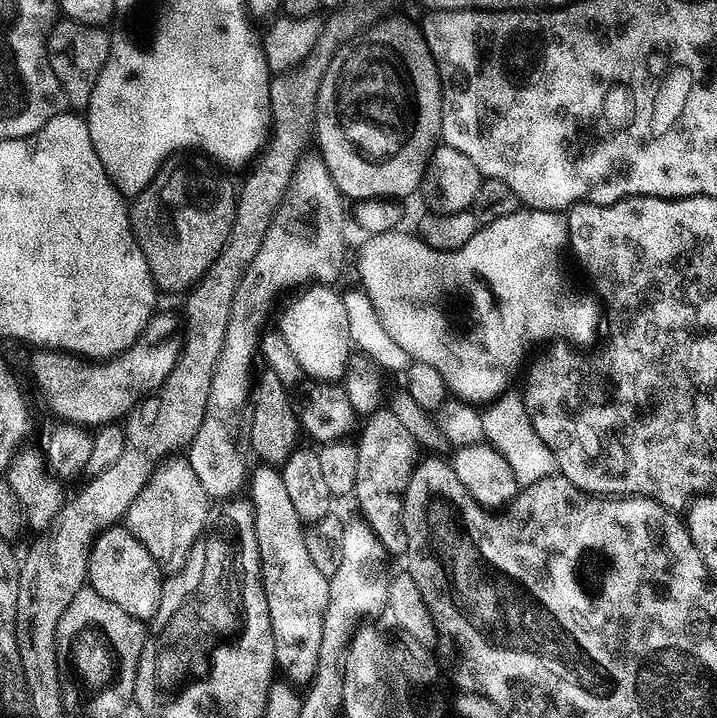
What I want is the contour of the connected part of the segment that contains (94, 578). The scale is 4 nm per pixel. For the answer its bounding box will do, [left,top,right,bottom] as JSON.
[87,526,162,622]

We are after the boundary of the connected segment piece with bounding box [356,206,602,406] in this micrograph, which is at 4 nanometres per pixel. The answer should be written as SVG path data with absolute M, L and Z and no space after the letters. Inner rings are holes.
M521 207L514 214L508 214L506 218L498 218L494 222L477 227L474 238L470 238L470 242L466 242L466 246L462 246L453 252L439 252L430 246L426 246L426 242L422 242L419 236L411 231L408 231L409 233L400 231L380 232L367 237L368 241L361 246L360 257L356 260L356 272L360 275L359 287L367 293L376 311L376 317L380 319L382 330L386 330L386 334L390 334L390 338L394 338L394 342L398 342L398 346L402 346L402 350L406 350L409 361L417 360L434 366L434 370L438 370L438 374L442 374L442 378L446 378L446 386L453 397L466 400L468 403L477 406L483 405L485 402L492 402L505 395L511 389L508 387L511 386L512 379L516 375L518 375L517 377L521 375L526 364L524 355L531 350L532 344L540 344L543 340L552 340L557 336L560 339L557 341L567 342L572 346L581 346L580 344L590 343L595 338L599 328L601 331L601 301L591 291L588 291L589 293L575 292L571 282L568 281L567 274L564 273L564 252L566 256L570 245L568 242L568 222L559 211Z

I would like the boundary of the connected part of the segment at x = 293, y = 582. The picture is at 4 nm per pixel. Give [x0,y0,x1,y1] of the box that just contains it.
[250,467,330,686]

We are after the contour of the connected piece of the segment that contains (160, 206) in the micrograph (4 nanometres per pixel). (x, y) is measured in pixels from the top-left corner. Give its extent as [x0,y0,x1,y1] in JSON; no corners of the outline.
[131,158,237,293]

